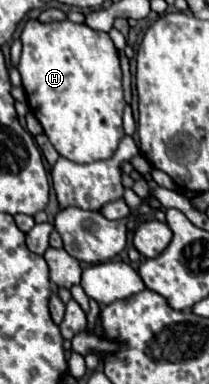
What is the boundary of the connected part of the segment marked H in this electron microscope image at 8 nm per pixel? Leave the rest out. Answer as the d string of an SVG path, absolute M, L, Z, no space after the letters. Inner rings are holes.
M30 19L20 35L22 39L22 57L18 71L22 75L22 85L28 95L28 103L44 127L46 137L54 149L76 163L92 163L112 157L120 139L124 137L122 129L122 111L126 107L122 95L122 71L118 63L118 51L108 33L88 29L88 25L72 21L40 23Z

